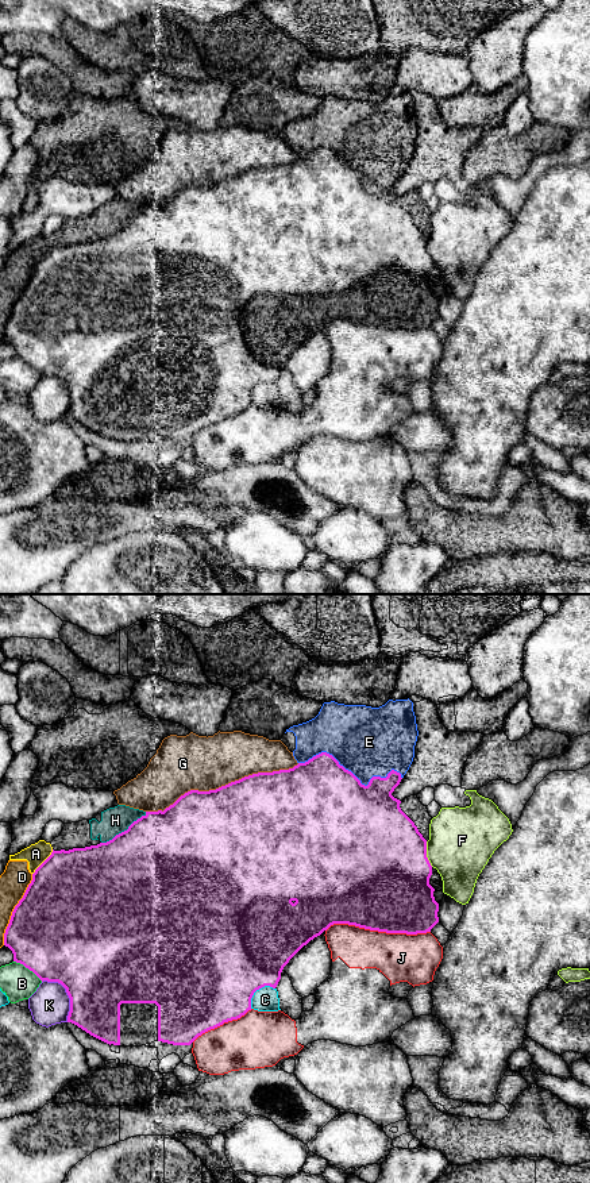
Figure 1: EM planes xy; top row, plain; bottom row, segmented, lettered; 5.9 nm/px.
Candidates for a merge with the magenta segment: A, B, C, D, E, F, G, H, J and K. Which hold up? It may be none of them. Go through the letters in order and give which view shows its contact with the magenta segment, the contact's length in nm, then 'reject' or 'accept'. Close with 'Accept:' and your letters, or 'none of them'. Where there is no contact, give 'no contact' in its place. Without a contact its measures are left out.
A: meets magenta in xy; contact 200 nm long; reject
B: meets magenta in xy; contact 220 nm long; reject
C: meets magenta in xy; contact 200 nm long; reject
D: meets magenta in xy; contact 460 nm long; reject
E: meets magenta in xy; contact 600 nm long; reject
F: meets magenta in xy; contact 160 nm long; reject
G: meets magenta in xy; contact 950 nm long; reject
H: meets magenta in xy; contact 320 nm long; reject
J: meets magenta in xy; contact 600 nm long; reject
K: meets magenta in xy; contact 300 nm long; reject
Accept: none of them

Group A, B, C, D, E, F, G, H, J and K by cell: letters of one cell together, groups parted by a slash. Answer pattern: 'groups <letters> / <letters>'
groups A D H / B / C / E / F / G / J / K

